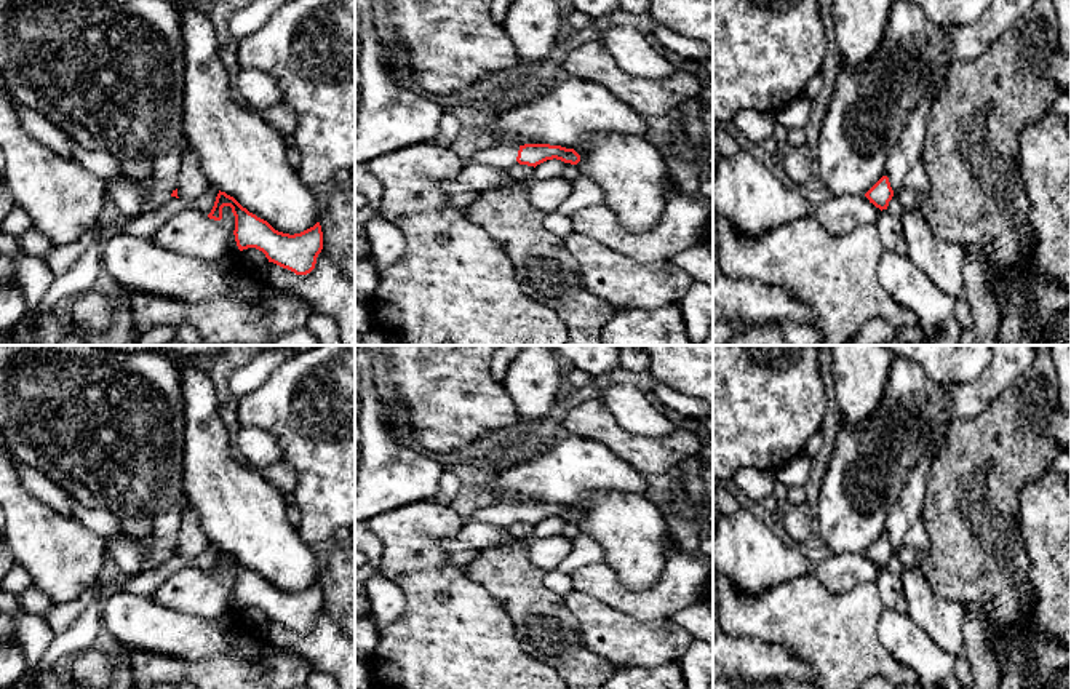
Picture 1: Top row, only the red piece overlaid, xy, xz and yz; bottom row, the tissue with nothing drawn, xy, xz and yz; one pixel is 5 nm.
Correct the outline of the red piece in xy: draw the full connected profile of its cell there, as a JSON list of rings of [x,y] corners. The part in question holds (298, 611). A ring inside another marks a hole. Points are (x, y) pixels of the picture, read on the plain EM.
[[[221,548],[208,575],[221,579],[224,564],[230,564],[235,574],[233,593],[240,609],[256,606],[265,612],[269,620],[296,633],[307,633],[315,627],[317,615],[323,607],[320,580],[301,591],[283,591]]]

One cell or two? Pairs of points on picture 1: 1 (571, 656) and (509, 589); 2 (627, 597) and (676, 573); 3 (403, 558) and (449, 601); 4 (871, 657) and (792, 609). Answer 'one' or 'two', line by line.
1: one
2: one
3: one
4: one

